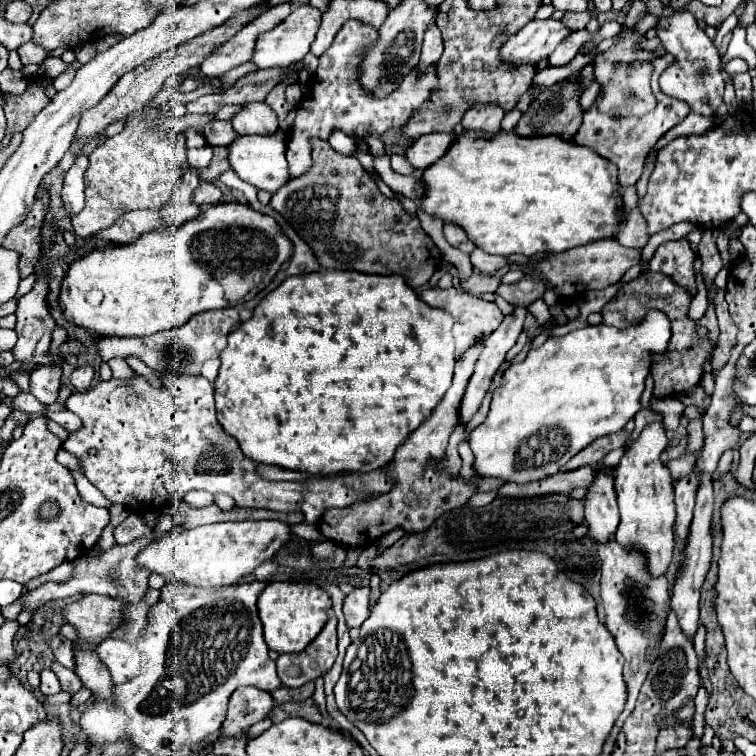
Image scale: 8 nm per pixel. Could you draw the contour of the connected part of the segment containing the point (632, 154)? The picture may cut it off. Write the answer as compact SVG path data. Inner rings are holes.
M665 55L655 59L655 75L653 75L653 93L657 97L657 107L655 111L643 115L643 117L629 117L629 119L615 119L615 117L609 117L609 115L603 115L597 111L597 107L593 105L585 117L583 117L583 123L579 127L579 131L575 133L573 141L581 147L589 147L593 149L597 155L605 157L607 161L611 161L613 165L617 165L619 169L619 189L625 189L629 185L635 185L637 179L641 177L641 171L643 171L643 161L647 157L647 153L653 149L653 145L659 141L661 135L665 135L671 127L679 125L687 113L691 111L687 107L685 101L679 101L675 97L669 97L661 91L659 83L657 83L657 77L659 73L663 73L665 69L669 67L669 61L665 61Z

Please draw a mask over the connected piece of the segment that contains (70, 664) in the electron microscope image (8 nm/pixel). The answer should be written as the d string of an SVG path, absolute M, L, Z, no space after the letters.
M57 635L55 639L49 641L49 647L53 649L53 655L61 665L65 665L67 669L75 669L75 655L71 641L63 641L63 637Z

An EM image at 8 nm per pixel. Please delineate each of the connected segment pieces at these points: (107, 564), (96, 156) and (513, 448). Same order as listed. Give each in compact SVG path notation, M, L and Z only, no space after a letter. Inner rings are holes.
M153 533L149 537L141 537L141 539L137 539L135 543L129 543L129 545L117 545L115 549L109 549L109 551L101 553L97 559L79 557L75 561L77 567L75 567L73 577L71 577L69 583L45 583L39 589L27 591L27 597L23 597L25 599L25 607L39 609L41 605L45 605L51 599L71 597L71 595L79 595L79 593L99 593L99 595L107 595L107 597L113 597L113 599L121 599L125 603L139 603L139 601L143 601L143 597L145 597L147 589L149 589L149 585L147 585L149 571L143 569L143 567L139 567L137 561L135 561L135 557L155 537L157 537L157 533ZM111 577L119 579L121 585L115 585Z
M145 113L129 115L125 129L119 135L109 137L103 147L97 147L89 155L89 167L85 171L85 209L73 217L73 233L85 239L107 229L127 211L165 205L179 189L185 167L185 133L173 135L151 131L151 121Z
M649 311L647 319L643 319L643 323L639 327L629 327L627 331L619 331L615 327L607 327L607 325L589 325L585 329L575 329L563 337L549 337L541 347L531 349L527 353L527 357L521 363L513 363L501 379L501 385L493 391L493 399L491 399L491 409L485 417L485 421L481 425L477 425L471 435L469 435L469 447L475 455L475 463L473 463L473 471L477 477L495 477L495 479L503 479L507 483L531 483L531 481L539 481L545 477L555 475L557 471L563 469L563 465L577 455L583 447L587 447L587 443L593 443L597 437L609 435L611 431L619 431L627 425L627 421L641 409L639 405L639 397L645 389L645 377L649 375L649 367L651 367L651 355L653 353L665 353L667 343L671 337L671 329L669 329L669 319L665 315L661 315L661 311Z

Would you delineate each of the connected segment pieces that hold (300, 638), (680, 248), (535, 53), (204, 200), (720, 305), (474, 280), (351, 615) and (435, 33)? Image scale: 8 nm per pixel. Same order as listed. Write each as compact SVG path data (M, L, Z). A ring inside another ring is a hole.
M273 581L259 595L257 609L259 619L263 623L263 635L267 647L277 653L299 653L319 635L319 631L327 623L331 597L323 587L317 587L313 583Z
M687 237L679 241L661 243L649 261L649 271L659 271L671 275L679 285L685 285L693 295L697 291L695 271L693 271L693 249Z
M531 21L515 35L511 35L499 49L499 55L505 63L511 65L525 65L525 63L539 63L541 59L549 57L555 47L569 35L569 29L563 27L561 21Z
M199 181L199 187L193 193L193 203L195 205L213 205L221 199L221 189L215 187L213 183Z
M719 289L717 291L717 297L715 297L715 311L717 311L717 319L719 319L719 341L717 341L717 347L713 351L713 357L711 357L711 371L713 373L719 373L725 363L729 361L729 355L731 355L731 349L735 347L735 339L737 339L737 325L733 323L729 311L727 311L727 303L725 303L725 291Z
M475 271L465 283L461 283L469 293L479 295L479 293L495 293L495 289L499 287L499 279L501 277L485 277L479 271Z
M355 585L353 591L345 597L343 613L349 627L361 627L369 615L369 589L365 585Z
M429 27L427 35L425 35L425 41L423 41L423 51L421 51L421 67L437 63L441 53L443 53L441 31L437 27Z

